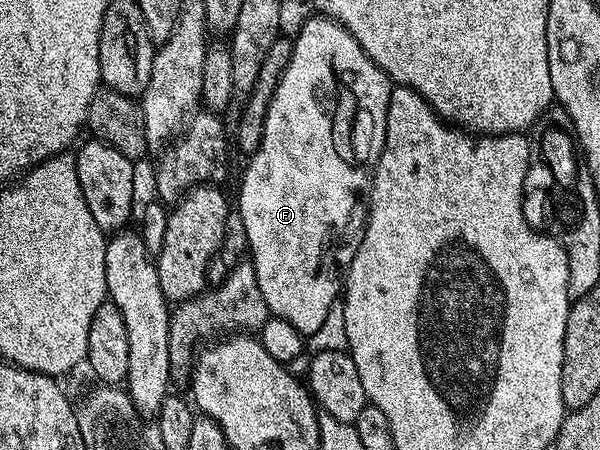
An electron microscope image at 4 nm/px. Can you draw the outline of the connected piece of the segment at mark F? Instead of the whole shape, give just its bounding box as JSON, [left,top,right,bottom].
[238,17,394,337]

